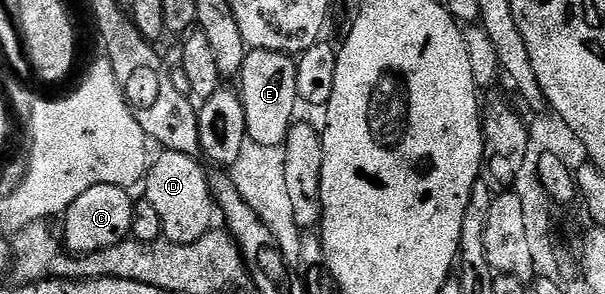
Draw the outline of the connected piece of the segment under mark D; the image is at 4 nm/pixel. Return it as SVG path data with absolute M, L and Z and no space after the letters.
M172 149L160 152L160 157L150 162L145 186L145 199L153 203L157 215L161 218L162 240L172 241L174 245L197 243L201 235L212 229L217 217L217 205L213 200L213 185L207 182L207 173L203 170L204 162L199 157L190 157Z

